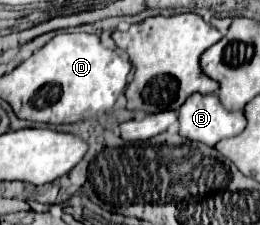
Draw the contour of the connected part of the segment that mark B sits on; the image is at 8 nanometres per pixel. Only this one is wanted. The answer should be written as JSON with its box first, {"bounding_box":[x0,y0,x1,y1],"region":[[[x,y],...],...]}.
{"bounding_box":[178,93,244,145],"region":[[[214,93],[190,95],[178,109],[180,135],[204,145],[214,145],[220,139],[234,137],[244,131],[244,111],[226,111]]]}

